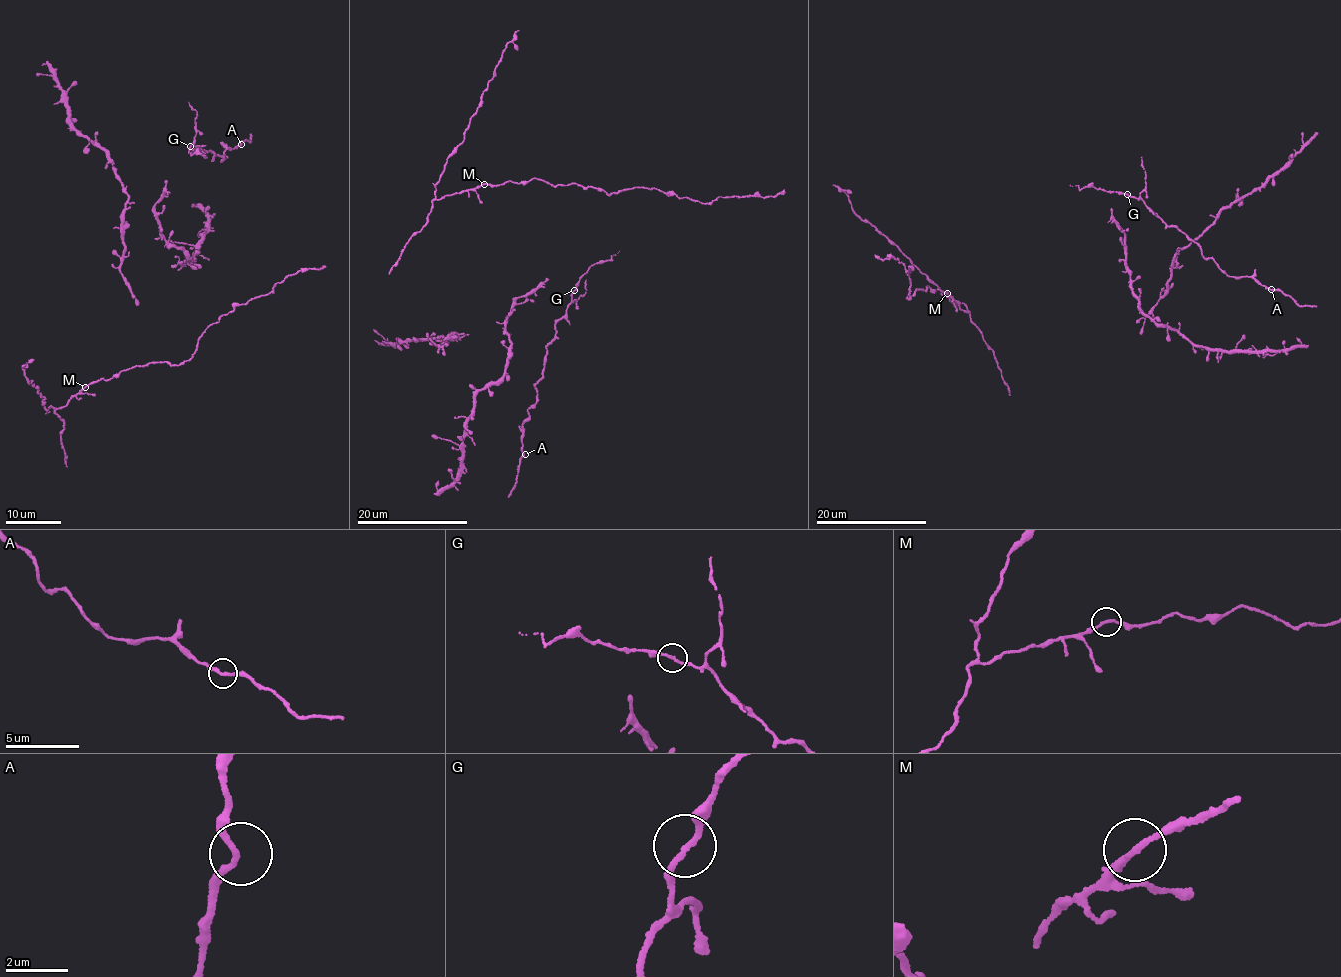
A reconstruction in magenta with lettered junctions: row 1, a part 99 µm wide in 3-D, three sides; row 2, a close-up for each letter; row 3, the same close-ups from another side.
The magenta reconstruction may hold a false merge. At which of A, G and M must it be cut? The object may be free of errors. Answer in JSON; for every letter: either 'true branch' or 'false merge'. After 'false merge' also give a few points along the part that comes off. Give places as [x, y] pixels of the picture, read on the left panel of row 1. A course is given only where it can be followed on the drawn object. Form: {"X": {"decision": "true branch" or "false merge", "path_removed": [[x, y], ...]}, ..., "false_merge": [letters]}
{"A": {"decision": "true branch"}, "G": {"decision": "true branch"}, "M": {"decision": "true branch"}, "false_merge": []}

